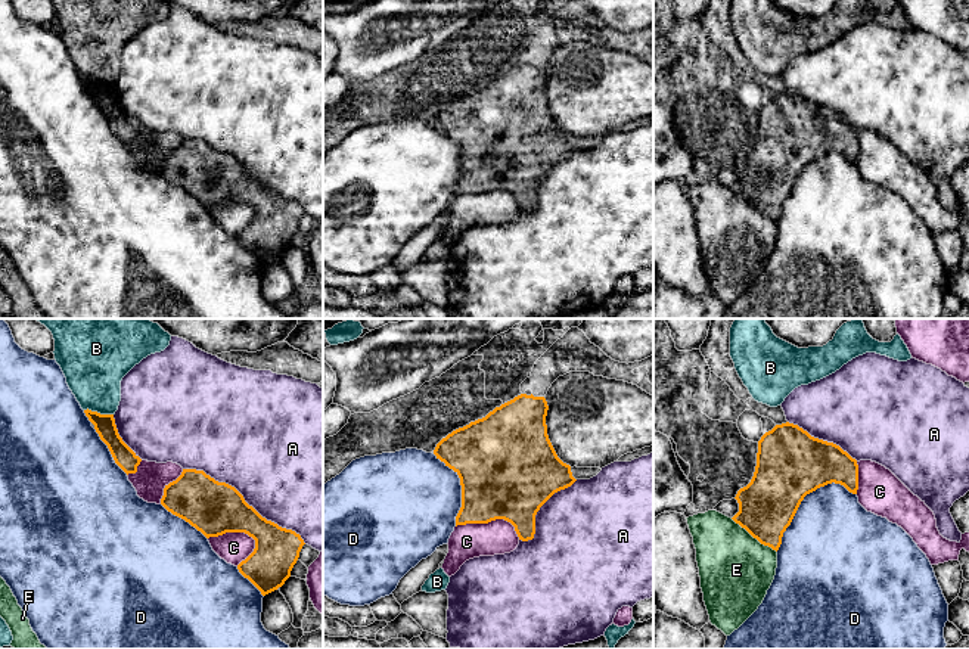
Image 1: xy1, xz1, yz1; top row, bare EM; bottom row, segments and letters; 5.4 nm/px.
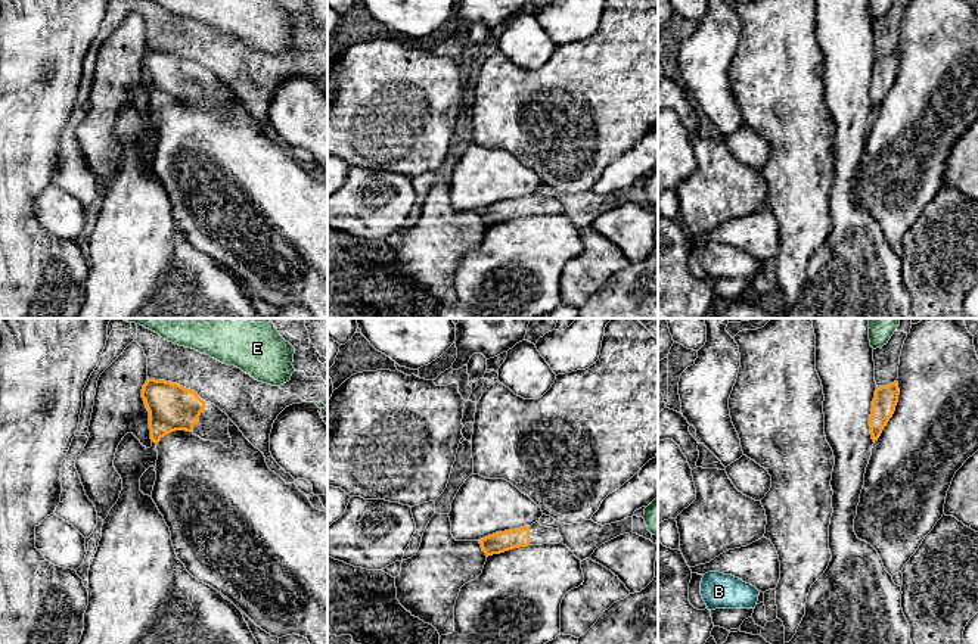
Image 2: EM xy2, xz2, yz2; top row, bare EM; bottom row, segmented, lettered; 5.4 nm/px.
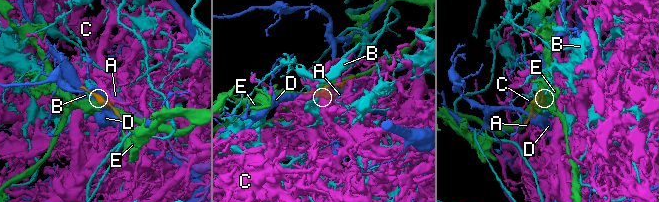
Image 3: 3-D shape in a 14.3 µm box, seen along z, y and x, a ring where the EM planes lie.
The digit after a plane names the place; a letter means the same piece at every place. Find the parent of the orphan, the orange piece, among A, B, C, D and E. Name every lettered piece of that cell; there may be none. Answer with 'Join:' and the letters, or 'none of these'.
Join: none of these

